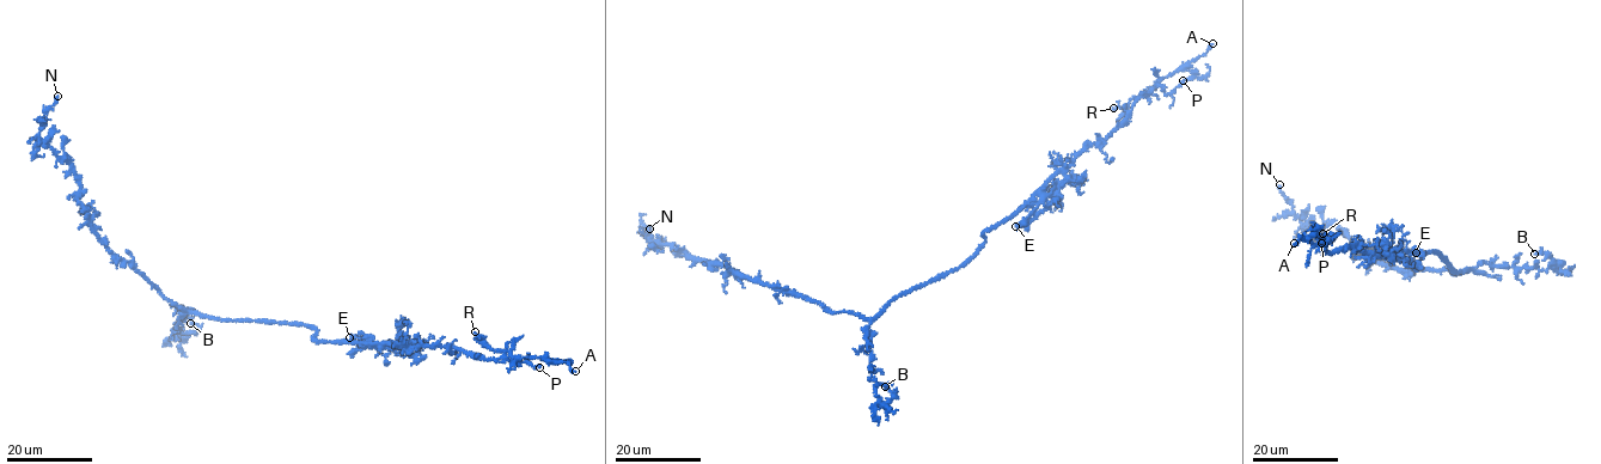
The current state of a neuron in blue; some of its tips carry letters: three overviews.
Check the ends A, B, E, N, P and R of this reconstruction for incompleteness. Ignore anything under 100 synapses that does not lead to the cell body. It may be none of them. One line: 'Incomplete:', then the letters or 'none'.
Incomplete: A

